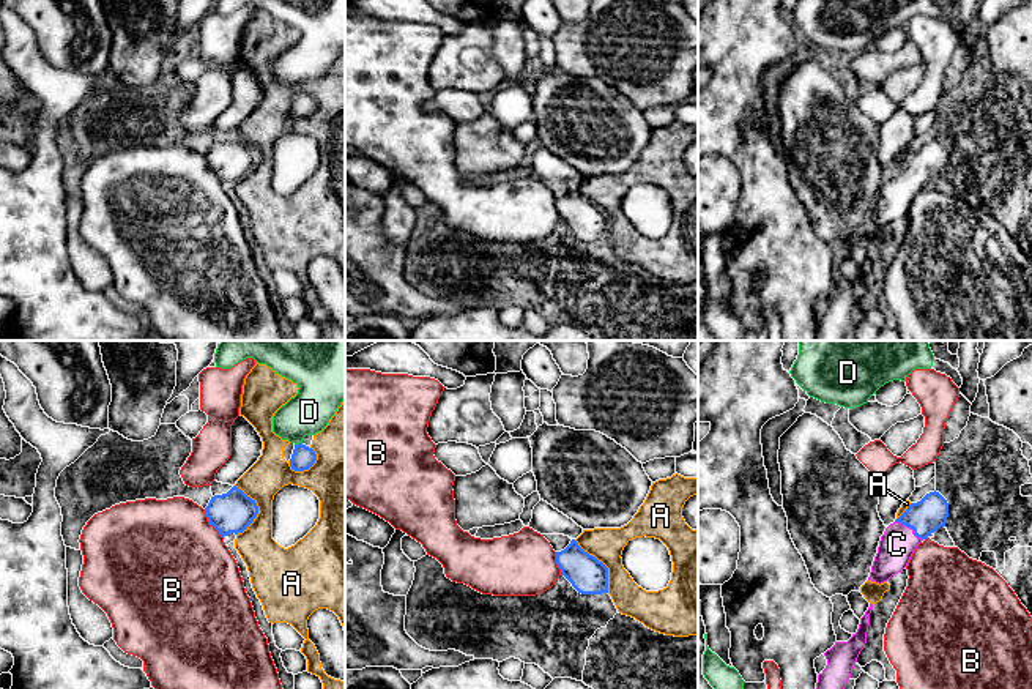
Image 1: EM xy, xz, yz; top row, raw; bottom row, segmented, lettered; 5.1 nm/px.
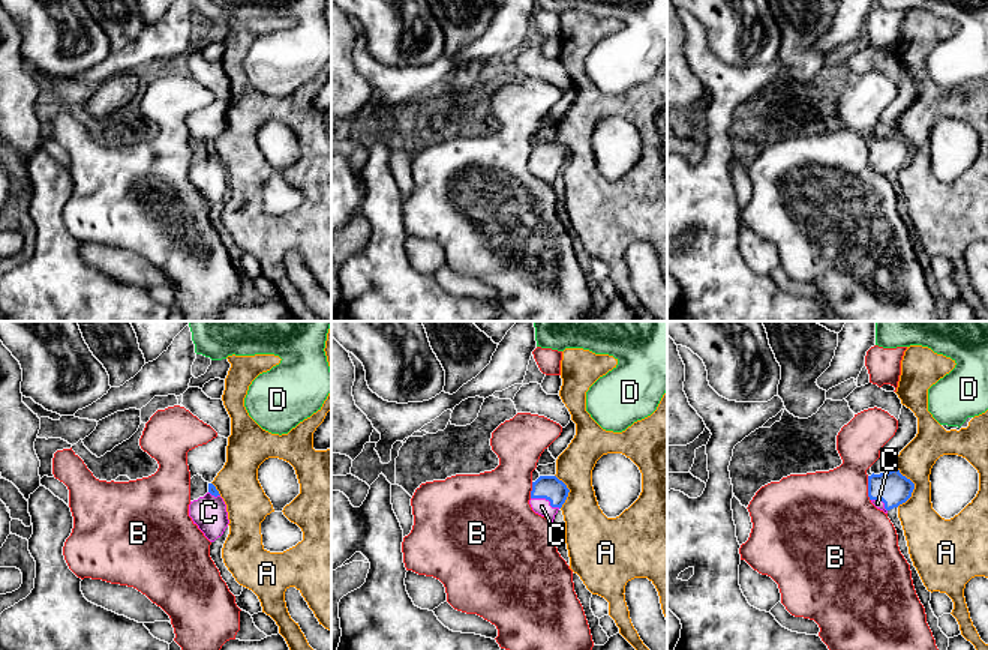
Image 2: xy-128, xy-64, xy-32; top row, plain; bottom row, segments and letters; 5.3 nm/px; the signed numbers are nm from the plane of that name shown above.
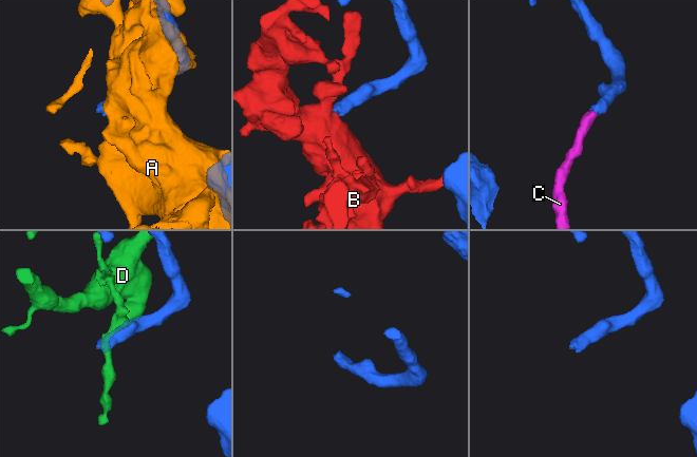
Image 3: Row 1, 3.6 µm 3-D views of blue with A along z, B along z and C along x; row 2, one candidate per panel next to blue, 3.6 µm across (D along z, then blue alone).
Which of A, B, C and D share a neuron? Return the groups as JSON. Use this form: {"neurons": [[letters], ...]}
{"neurons": [["A"], ["B"], ["C"], ["D"]]}

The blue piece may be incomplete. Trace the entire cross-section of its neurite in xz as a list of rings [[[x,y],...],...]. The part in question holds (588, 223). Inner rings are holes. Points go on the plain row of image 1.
[[[575,186],[556,199],[556,211],[572,233],[581,241],[608,240],[608,214],[585,199]]]

